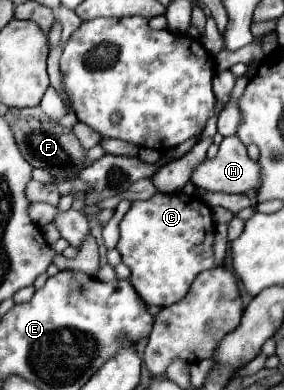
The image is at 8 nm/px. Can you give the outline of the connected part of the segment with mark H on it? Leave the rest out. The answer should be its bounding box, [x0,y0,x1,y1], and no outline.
[192,136,262,194]

